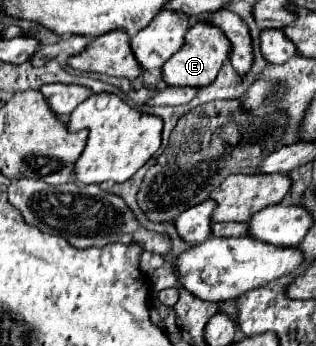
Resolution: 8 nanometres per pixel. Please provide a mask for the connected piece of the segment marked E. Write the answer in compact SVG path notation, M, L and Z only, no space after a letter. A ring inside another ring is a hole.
M196 23L188 29L188 35L184 39L184 47L180 47L178 53L174 53L164 65L162 65L162 79L166 85L180 85L180 87L208 87L222 63L228 59L230 55L230 43L228 39L222 35L222 31L218 31L214 25L208 23Z

